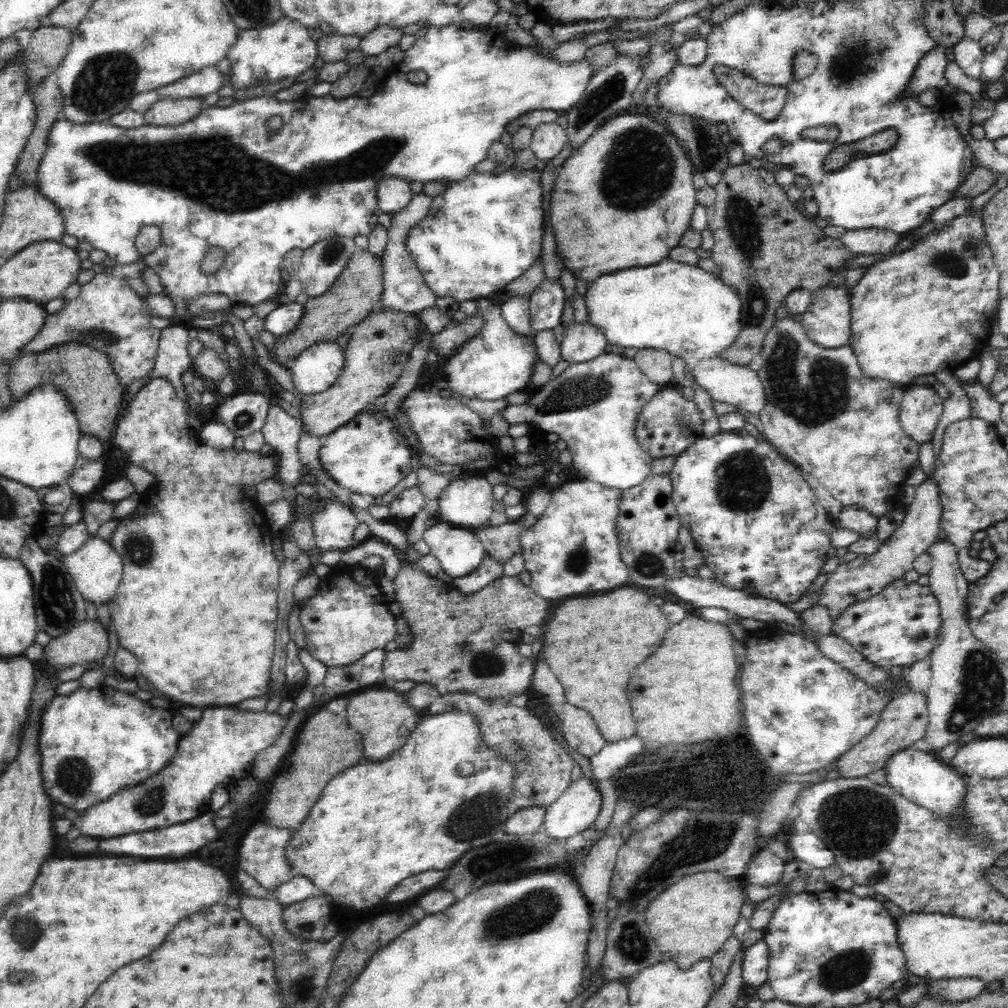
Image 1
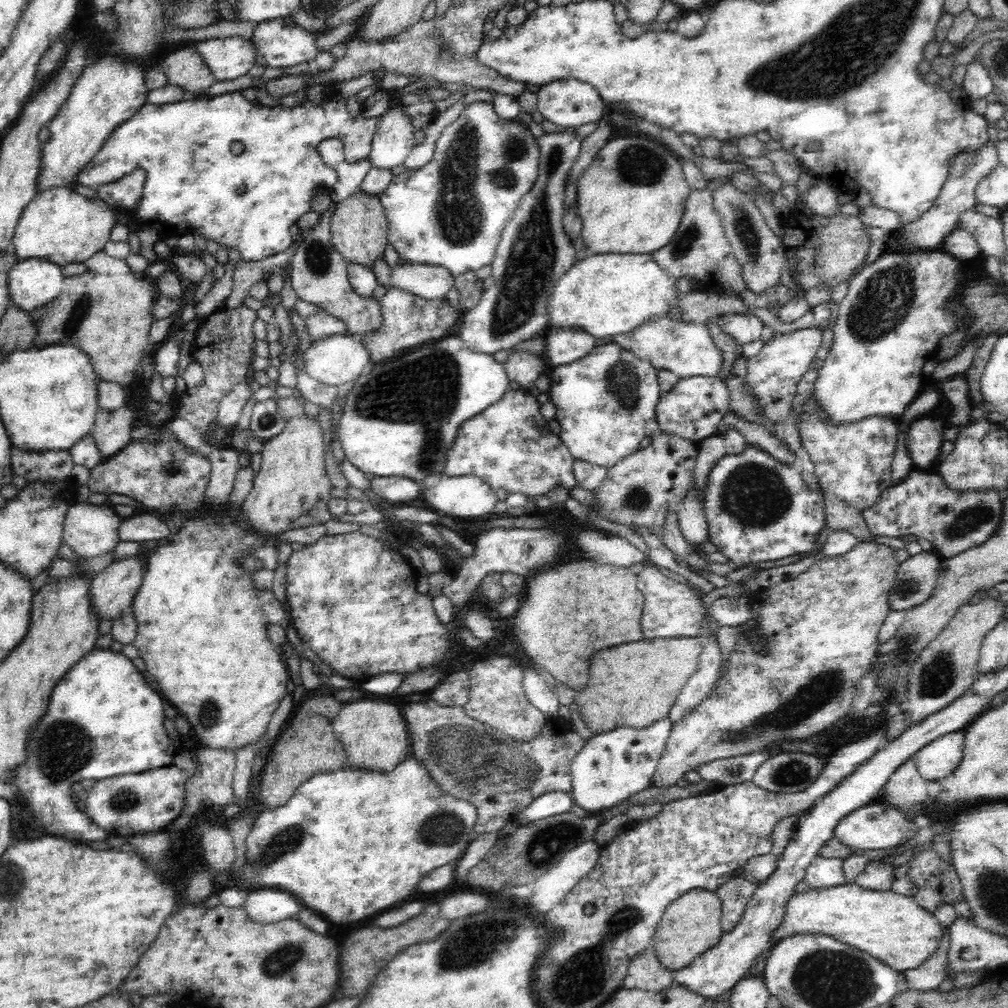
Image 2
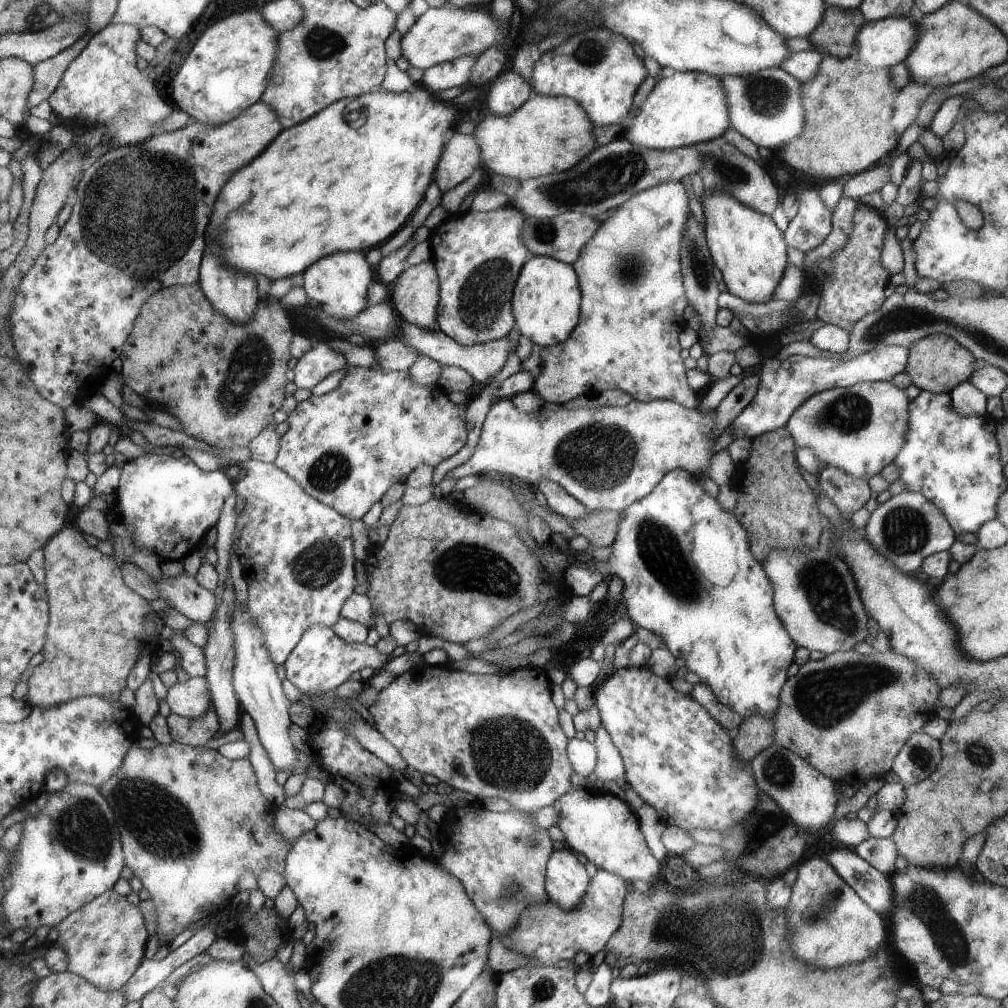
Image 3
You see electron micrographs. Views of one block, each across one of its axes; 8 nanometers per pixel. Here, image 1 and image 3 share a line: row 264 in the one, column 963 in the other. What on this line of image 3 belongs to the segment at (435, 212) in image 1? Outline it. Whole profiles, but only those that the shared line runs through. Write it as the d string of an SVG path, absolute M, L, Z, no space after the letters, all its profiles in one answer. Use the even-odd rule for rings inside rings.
M921 391L920 395L911 401L910 405L910 427L907 433L907 443L900 448L899 456L896 456L894 463L900 468L900 480L905 485L906 491L922 493L928 500L942 510L944 517L950 522L952 529L955 530L956 536L963 533L978 532L986 522L997 519L998 510L997 502L1000 496L1007 490L1007 481L1003 476L1003 467L1000 460L1000 448L996 439L997 421L988 416L960 416L954 408L952 408L952 400L950 394L935 394L929 391Z

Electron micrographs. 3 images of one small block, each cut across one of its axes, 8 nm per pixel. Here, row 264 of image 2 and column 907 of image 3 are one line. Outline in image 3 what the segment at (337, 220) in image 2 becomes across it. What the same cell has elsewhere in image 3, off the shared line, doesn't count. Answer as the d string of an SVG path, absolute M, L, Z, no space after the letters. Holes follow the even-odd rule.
M943 335L926 336L908 347L908 364L905 373L920 391L935 394L949 394L962 382L967 382L974 372L976 358L964 349L954 338Z

